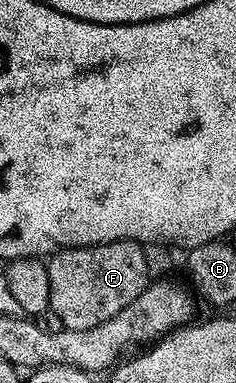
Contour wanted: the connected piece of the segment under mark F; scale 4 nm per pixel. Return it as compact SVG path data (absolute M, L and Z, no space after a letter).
M108 241L102 245L74 245L54 252L47 261L49 278L51 279L51 299L49 307L63 319L65 329L87 331L91 327L99 327L99 323L107 323L111 315L119 315L123 307L127 307L150 284L151 274L147 267L145 250L136 241Z

